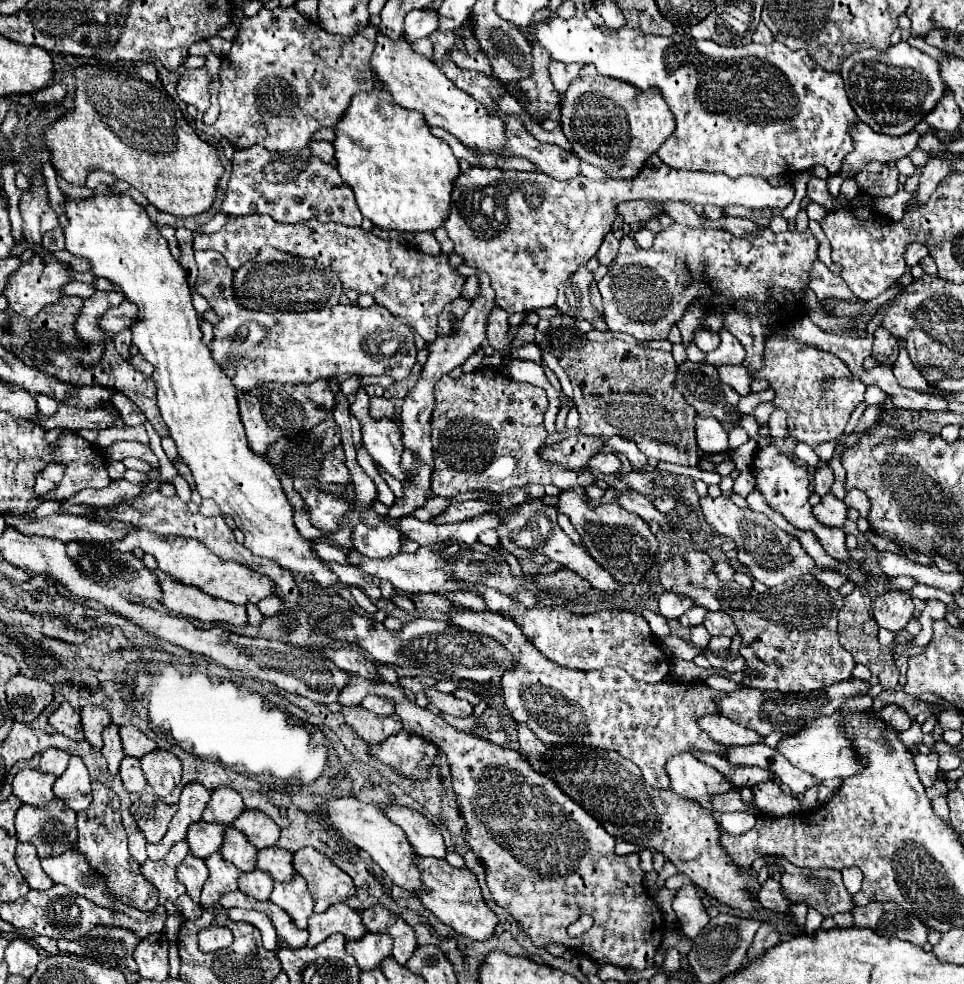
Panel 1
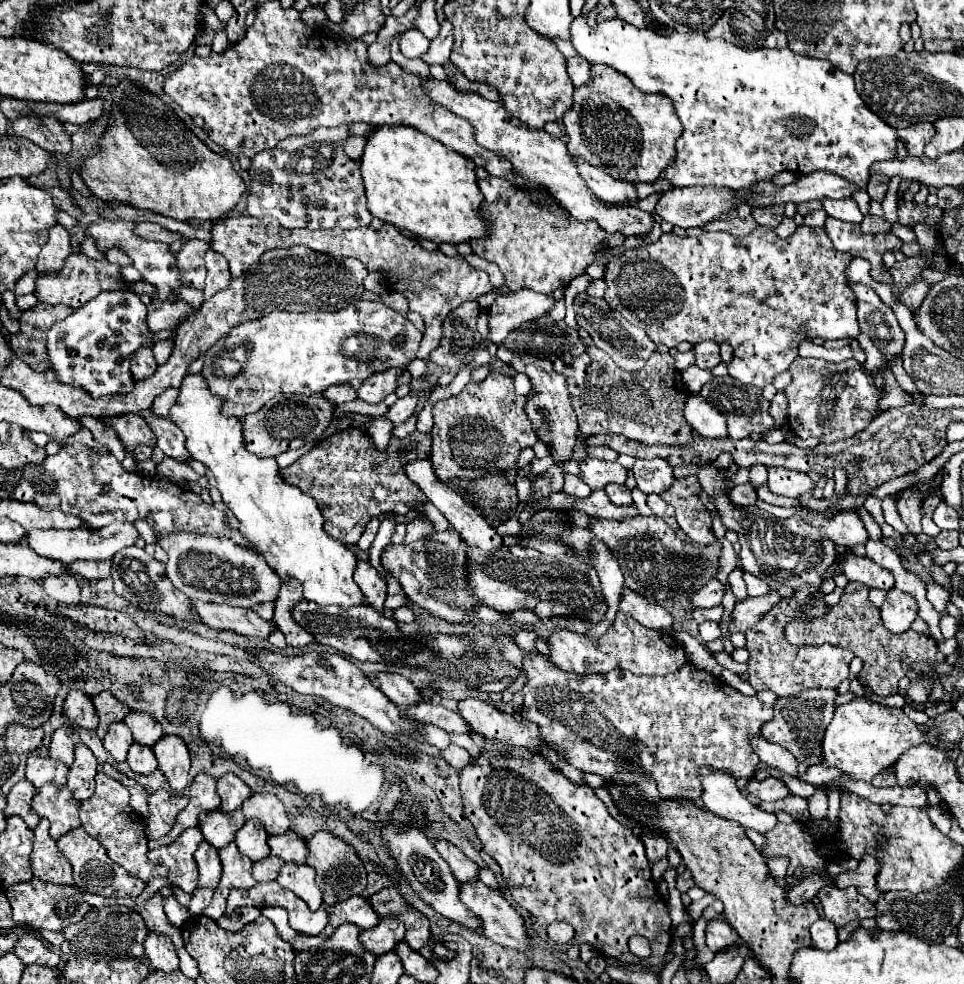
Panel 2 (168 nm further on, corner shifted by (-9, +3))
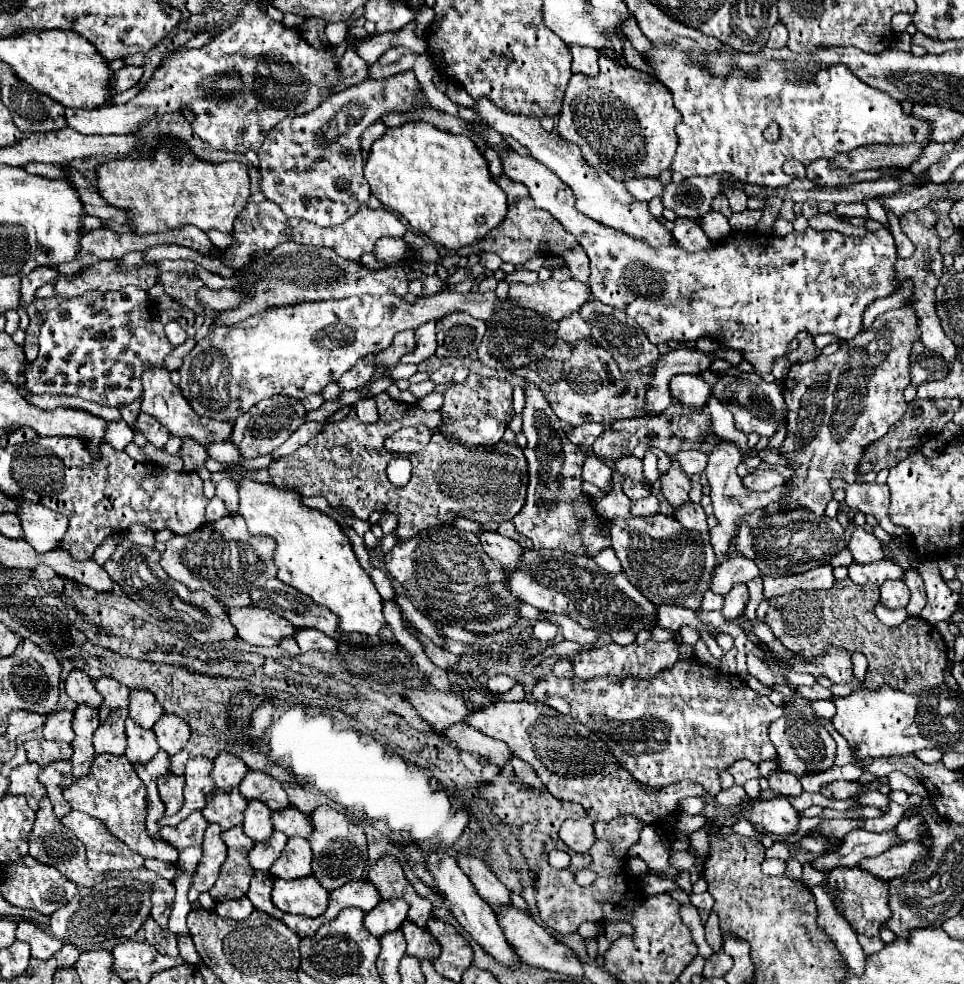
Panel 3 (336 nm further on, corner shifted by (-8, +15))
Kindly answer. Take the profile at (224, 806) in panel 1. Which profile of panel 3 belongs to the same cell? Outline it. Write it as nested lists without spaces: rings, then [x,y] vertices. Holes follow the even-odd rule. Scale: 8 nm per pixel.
[[[224,751],[224,753],[220,753],[214,759],[214,769],[212,769],[210,777],[214,779],[214,783],[216,783],[218,789],[228,791],[232,787],[238,787],[246,773],[248,773],[246,763],[240,757]]]

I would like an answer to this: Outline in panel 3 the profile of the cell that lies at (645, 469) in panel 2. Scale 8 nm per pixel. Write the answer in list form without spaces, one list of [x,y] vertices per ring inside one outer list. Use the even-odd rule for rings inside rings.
[[[672,465],[670,471],[660,477],[660,487],[662,487],[662,495],[668,499],[674,511],[690,501],[688,497],[690,487],[692,487],[690,477],[684,475],[678,465]]]

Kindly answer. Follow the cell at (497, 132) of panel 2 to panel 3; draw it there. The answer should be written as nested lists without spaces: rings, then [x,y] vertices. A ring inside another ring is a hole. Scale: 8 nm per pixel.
[[[486,97],[476,101],[474,107],[476,113],[482,115],[482,119],[496,129],[502,135],[508,135],[512,139],[516,139],[518,143],[522,143],[524,147],[530,149],[532,157],[538,159],[540,163],[544,163],[548,169],[552,169],[576,195],[576,209],[588,217],[592,217],[594,221],[612,227],[612,229],[620,229],[622,233],[634,237],[634,239],[642,239],[646,241],[650,247],[662,247],[662,245],[670,245],[674,241],[674,235],[662,225],[658,223],[658,219],[654,219],[648,211],[648,203],[646,201],[638,201],[636,197],[632,197],[626,189],[622,181],[612,179],[608,173],[604,171],[596,171],[592,169],[580,149],[572,143],[566,143],[560,135],[556,133],[548,133],[542,129],[540,121],[536,117],[520,117],[520,115],[510,115],[504,113],[500,109],[496,109],[496,105],[492,105],[492,101],[488,101]]]

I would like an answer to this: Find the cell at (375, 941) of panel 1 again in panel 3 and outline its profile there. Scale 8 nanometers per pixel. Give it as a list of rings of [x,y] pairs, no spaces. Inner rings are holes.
[[[388,899],[388,901],[380,901],[364,919],[364,927],[376,935],[382,937],[384,933],[396,931],[400,929],[402,921],[406,919],[408,913],[408,903],[404,899]]]

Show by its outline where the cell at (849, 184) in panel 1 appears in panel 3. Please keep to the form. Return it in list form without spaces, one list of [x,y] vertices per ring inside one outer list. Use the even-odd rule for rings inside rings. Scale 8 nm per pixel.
[[[875,199],[865,201],[868,209],[869,218],[882,223],[886,228],[889,228],[889,222],[885,210]]]

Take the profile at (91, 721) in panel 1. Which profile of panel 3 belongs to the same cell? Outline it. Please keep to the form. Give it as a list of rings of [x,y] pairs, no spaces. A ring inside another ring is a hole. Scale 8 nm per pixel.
[[[100,677],[100,679],[96,679],[96,689],[98,689],[98,693],[104,697],[102,707],[98,709],[98,711],[100,711],[100,721],[108,719],[110,711],[128,707],[130,689],[124,687],[124,685],[120,685],[120,683],[114,681],[112,677]]]

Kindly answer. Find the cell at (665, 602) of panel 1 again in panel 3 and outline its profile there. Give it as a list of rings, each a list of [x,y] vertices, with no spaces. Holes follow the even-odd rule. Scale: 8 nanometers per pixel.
[[[742,555],[728,557],[714,571],[712,593],[726,595],[732,589],[732,585],[748,583],[750,579],[756,579],[756,577],[762,577],[762,573],[760,573],[760,569],[756,567],[756,563],[752,559],[742,557]]]

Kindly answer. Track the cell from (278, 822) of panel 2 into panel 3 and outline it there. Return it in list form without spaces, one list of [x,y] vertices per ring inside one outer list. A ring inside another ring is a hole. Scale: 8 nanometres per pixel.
[[[248,771],[248,775],[240,783],[240,793],[248,801],[250,799],[264,801],[272,811],[280,811],[290,805],[280,781],[266,775],[266,773],[260,773],[260,771]]]

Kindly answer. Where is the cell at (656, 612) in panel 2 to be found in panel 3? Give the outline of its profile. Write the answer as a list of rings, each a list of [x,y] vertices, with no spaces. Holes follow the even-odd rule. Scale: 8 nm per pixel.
[[[660,605],[658,607],[658,625],[668,631],[680,631],[684,625],[702,631],[702,619],[692,609],[674,607],[674,605]]]

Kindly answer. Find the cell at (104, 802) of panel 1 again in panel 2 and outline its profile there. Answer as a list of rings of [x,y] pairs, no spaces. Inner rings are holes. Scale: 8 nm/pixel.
[[[101,771],[97,773],[95,781],[97,781],[95,795],[89,801],[81,801],[79,805],[79,819],[83,829],[107,849],[109,859],[125,867],[127,873],[131,873],[133,877],[139,877],[145,883],[149,883],[153,877],[165,877],[167,869],[157,865],[153,867],[153,863],[147,859],[149,849],[147,849],[145,825],[143,825],[143,819],[137,817],[137,813],[133,813],[129,805],[129,791],[119,781],[107,777]]]

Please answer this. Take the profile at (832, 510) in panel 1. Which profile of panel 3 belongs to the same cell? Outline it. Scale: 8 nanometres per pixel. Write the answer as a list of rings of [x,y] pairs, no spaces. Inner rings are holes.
[[[862,527],[854,529],[854,533],[852,533],[850,541],[848,541],[848,549],[850,549],[854,561],[862,563],[862,565],[884,559],[882,543],[874,535],[868,535]]]

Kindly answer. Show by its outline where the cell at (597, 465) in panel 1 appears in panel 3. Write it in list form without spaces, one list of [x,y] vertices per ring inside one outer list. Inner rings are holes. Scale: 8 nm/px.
[[[584,423],[584,425],[572,427],[572,429],[566,433],[566,437],[568,437],[568,441],[572,441],[572,443],[584,447],[584,449],[590,449],[592,443],[594,443],[594,439],[600,437],[600,435],[604,433],[604,429],[606,429],[606,427],[600,425],[600,423]]]

